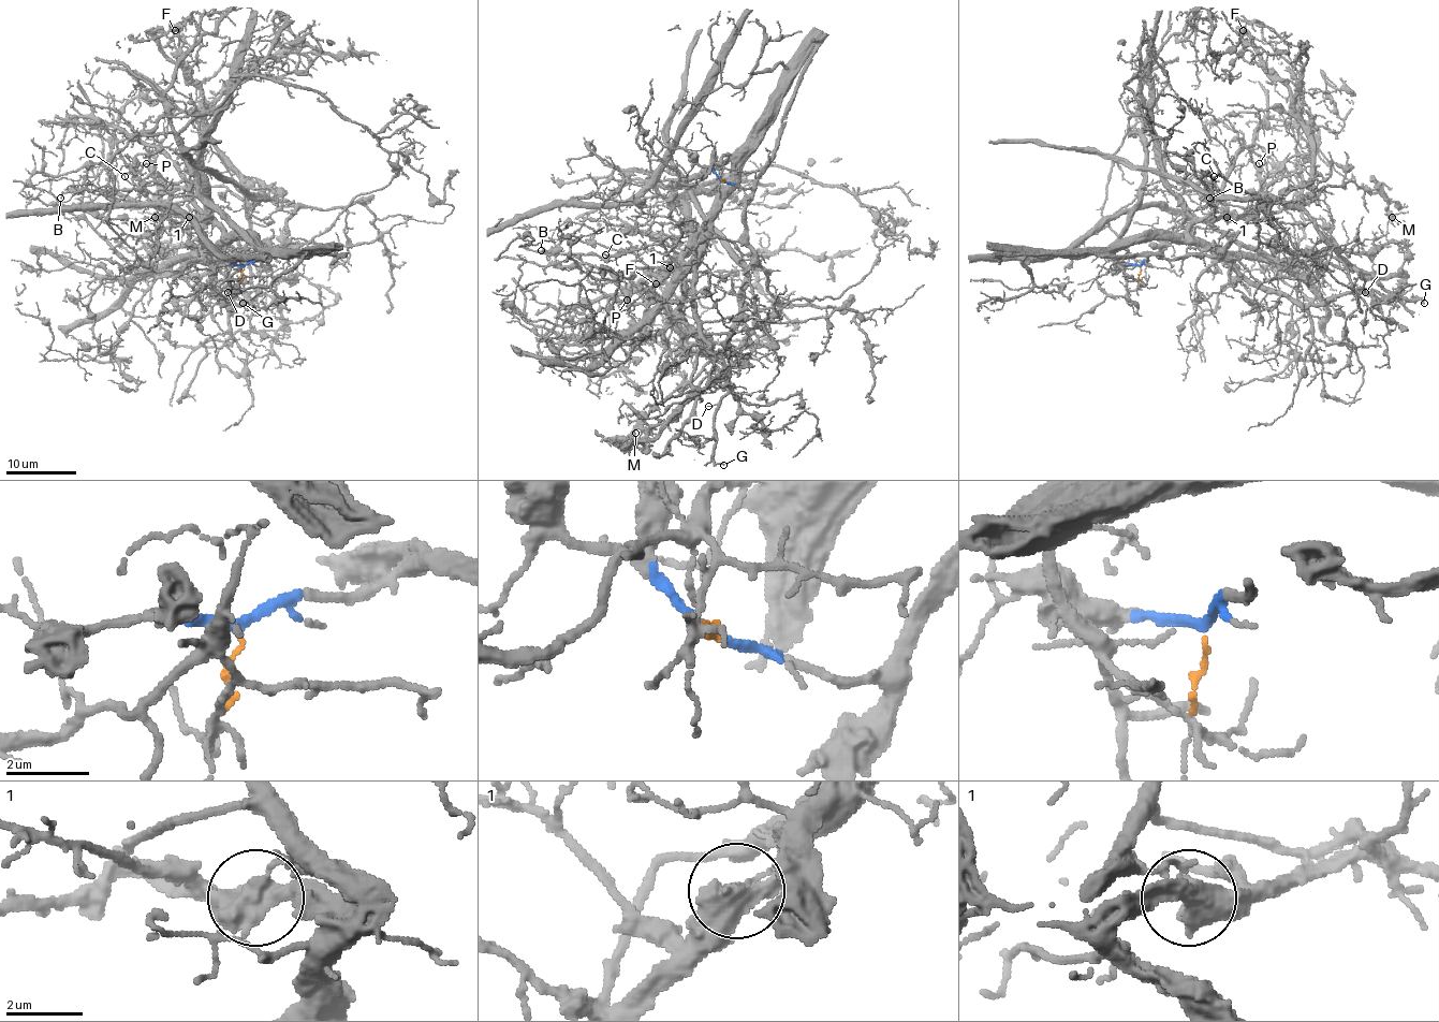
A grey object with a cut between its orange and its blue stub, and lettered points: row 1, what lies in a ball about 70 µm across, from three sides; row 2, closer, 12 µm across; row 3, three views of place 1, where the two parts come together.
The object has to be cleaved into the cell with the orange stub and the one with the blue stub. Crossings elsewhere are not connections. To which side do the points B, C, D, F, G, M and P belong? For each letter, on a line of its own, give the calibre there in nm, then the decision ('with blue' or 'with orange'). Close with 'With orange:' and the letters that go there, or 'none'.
B: calibre 150 nm; with blue
C: calibre 120 nm; with blue
D: calibre 100 nm; with orange
F: calibre 80 nm; with blue
G: calibre 130 nm; with orange
M: calibre 130 nm; with blue
P: calibre 140 nm; with blue
With orange: D, G

